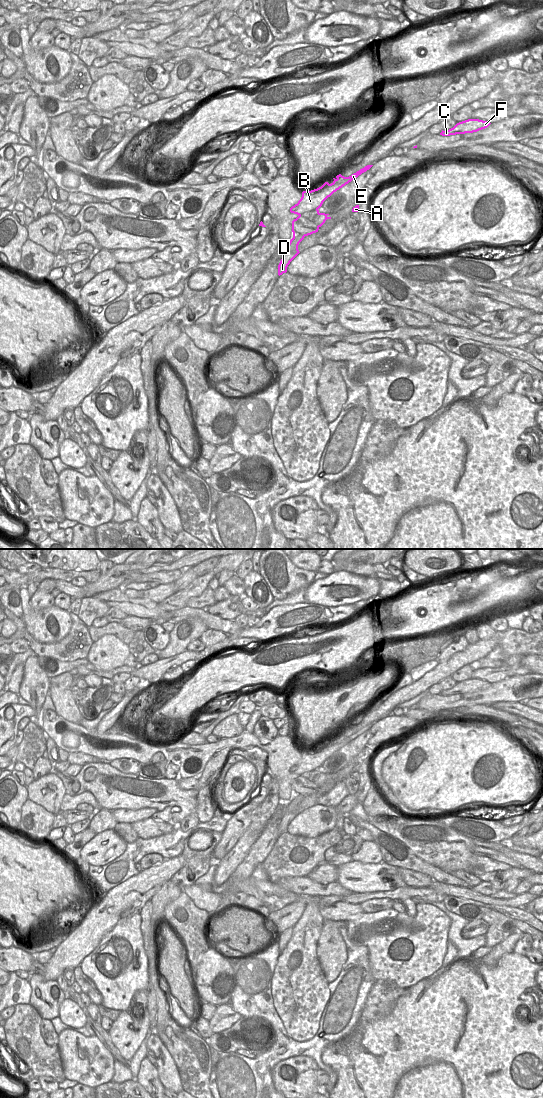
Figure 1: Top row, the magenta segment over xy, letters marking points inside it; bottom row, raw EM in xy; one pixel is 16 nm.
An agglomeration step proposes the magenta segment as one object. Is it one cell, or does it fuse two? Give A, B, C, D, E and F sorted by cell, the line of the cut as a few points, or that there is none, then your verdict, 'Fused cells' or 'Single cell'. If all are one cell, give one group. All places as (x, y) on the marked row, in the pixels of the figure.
Groups: A D / B C E F. Split along xy (317, 209), (299, 216). Fused cells

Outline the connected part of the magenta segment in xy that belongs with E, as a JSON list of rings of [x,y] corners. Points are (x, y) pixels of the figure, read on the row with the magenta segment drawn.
[[[367,165],[349,177],[344,177],[339,174],[333,178],[334,181],[331,184],[325,182],[321,187],[317,189],[311,191],[303,191],[301,199],[297,204],[290,208],[290,212],[301,216],[307,214],[308,212],[318,210],[322,206],[323,202],[334,192],[357,178],[362,173],[369,170],[372,166],[373,165]]]

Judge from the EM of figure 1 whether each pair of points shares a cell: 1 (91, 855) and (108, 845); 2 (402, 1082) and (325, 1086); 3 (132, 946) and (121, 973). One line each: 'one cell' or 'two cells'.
1: one cell
2: two cells
3: one cell

